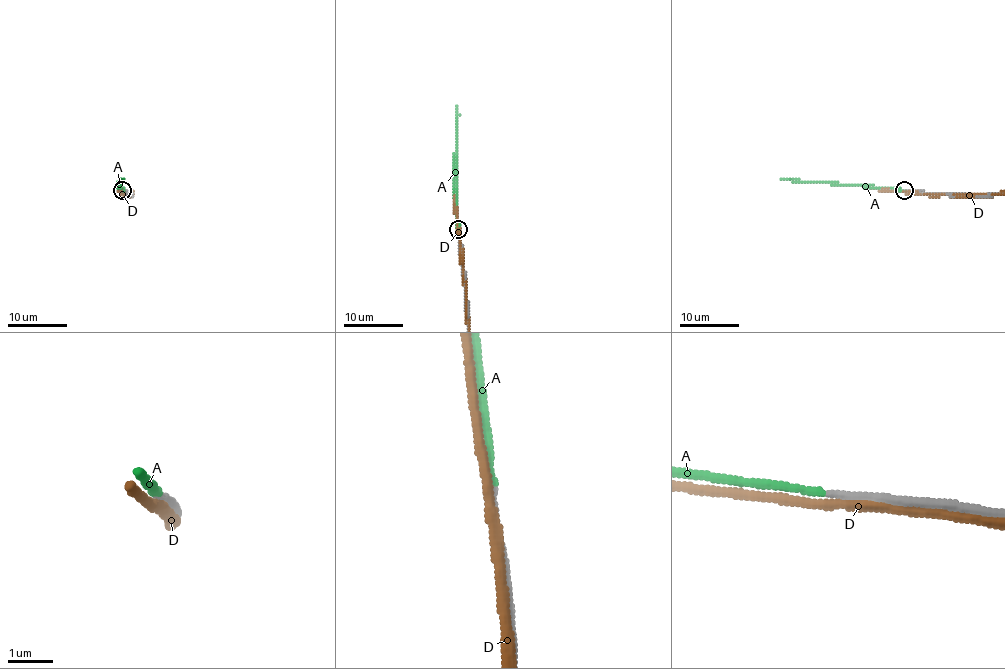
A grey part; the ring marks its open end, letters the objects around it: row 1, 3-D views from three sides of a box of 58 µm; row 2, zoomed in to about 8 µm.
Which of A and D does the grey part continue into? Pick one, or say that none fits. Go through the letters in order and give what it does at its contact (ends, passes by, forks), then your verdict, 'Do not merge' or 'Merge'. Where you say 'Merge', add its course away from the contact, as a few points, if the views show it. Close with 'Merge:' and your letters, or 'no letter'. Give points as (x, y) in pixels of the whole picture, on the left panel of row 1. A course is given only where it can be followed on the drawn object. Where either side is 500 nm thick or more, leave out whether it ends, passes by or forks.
A: It ends there. Merge. Its course: (123, 190), (120, 187), (121, 178)
D: It passes by. Do not merge
Merge: A

